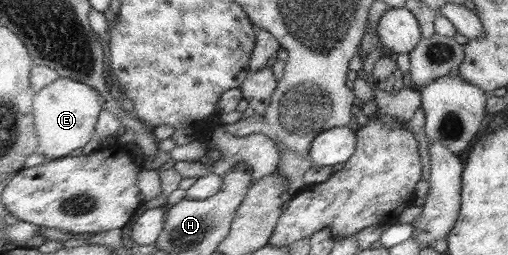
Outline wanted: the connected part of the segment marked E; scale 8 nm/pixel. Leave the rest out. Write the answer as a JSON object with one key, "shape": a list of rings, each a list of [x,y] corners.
{"shape":[[[59,77],[52,85],[37,92],[34,98],[35,126],[38,137],[42,137],[42,147],[38,153],[52,160],[66,157],[72,151],[82,148],[83,151],[96,138],[95,127],[101,111],[105,109],[100,101],[100,94],[90,84],[65,77]]]}

